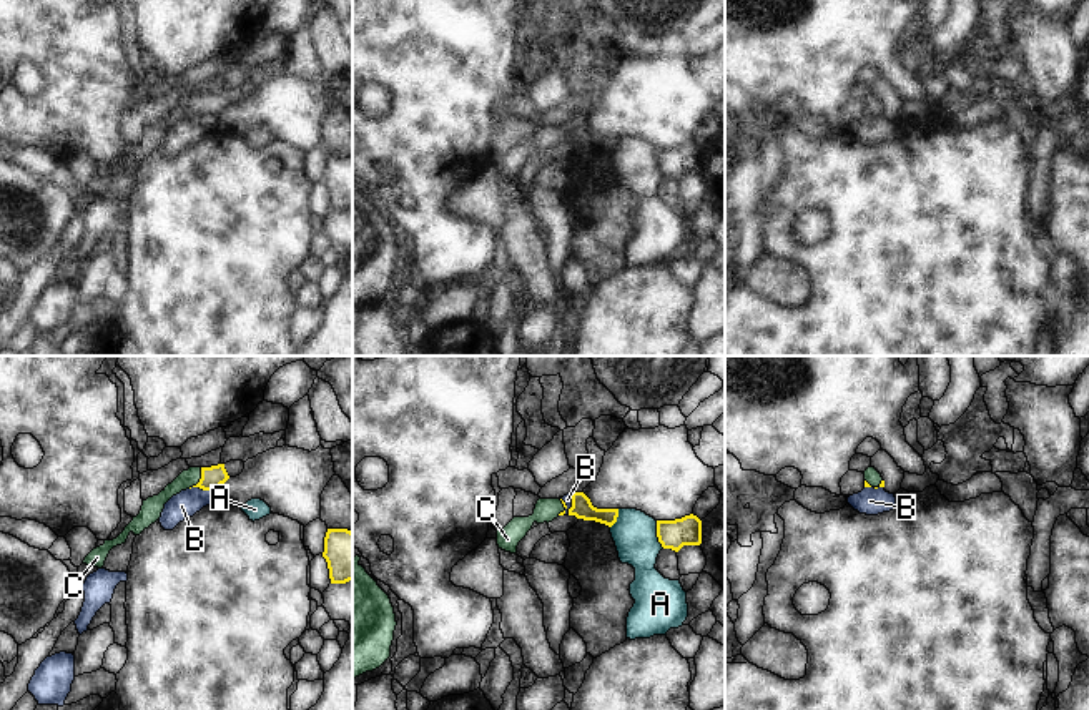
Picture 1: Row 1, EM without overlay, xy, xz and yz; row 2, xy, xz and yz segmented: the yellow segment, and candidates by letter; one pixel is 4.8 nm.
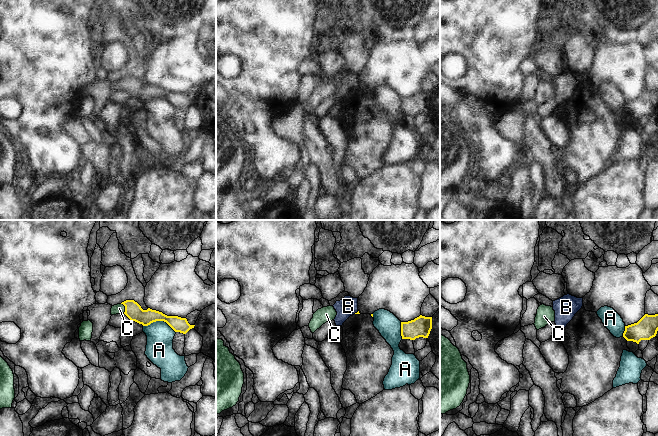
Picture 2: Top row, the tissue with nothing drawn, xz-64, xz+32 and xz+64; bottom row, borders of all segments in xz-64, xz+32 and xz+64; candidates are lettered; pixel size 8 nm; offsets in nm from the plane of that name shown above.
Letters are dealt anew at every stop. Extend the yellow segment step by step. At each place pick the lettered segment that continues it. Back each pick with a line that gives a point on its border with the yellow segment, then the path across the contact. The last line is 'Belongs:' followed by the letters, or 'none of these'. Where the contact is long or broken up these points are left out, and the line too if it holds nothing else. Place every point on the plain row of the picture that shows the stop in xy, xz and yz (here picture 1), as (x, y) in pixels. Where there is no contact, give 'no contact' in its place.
C: contact xy (200, 107); way xy (211, 105), (200, 107), (190, 105)
Belongs: C

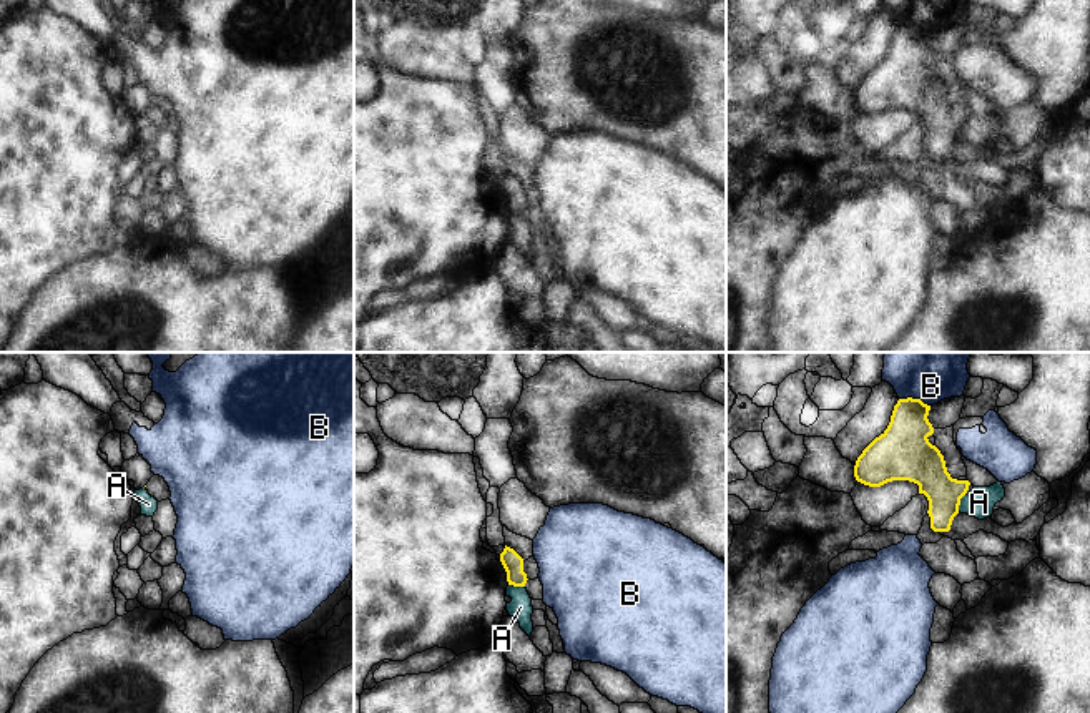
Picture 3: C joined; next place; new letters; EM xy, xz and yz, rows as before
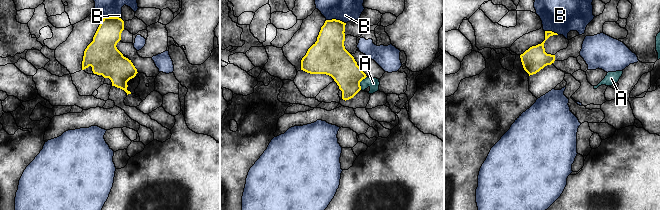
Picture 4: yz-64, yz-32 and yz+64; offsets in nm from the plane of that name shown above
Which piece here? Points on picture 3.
Belongs: none of these

